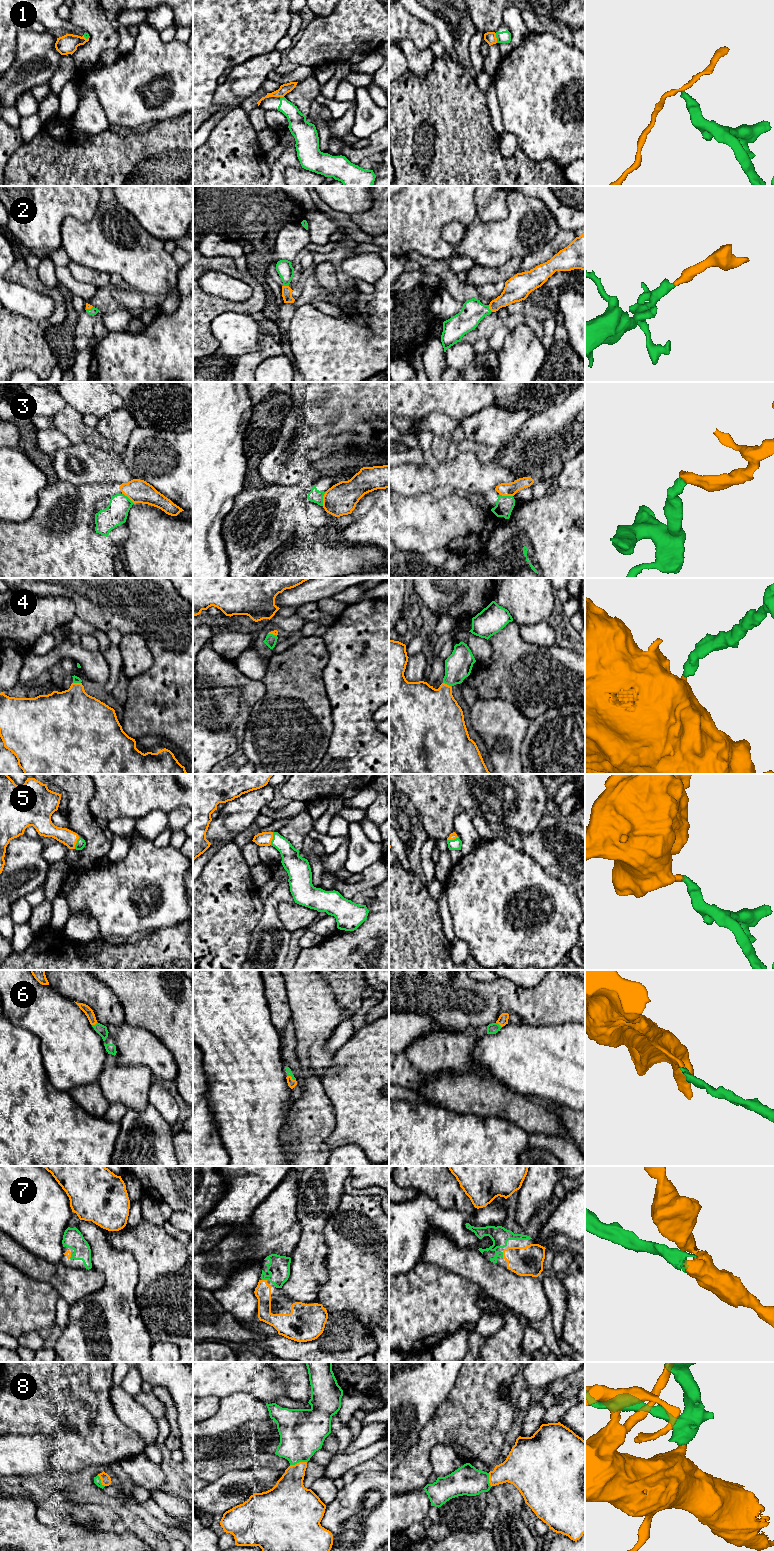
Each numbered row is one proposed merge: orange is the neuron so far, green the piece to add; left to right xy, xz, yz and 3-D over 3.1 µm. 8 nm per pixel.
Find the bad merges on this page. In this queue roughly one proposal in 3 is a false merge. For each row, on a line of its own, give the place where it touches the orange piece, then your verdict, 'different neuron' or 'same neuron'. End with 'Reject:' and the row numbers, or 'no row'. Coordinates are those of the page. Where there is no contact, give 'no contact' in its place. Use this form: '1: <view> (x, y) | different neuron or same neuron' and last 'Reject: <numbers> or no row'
1: yz (496, 38) | different neuron
2: yz (489, 308) | same neuron
3: xz (323, 499) | different neuron
4: yz (446, 684) | same neuron
5: xz (272, 838) | same neuron
6: yz (499, 1024) | same neuron
7: yz (503, 1255) | same neuron
8: xz (298, 1463) | same neuron
Reject: 1, 3

